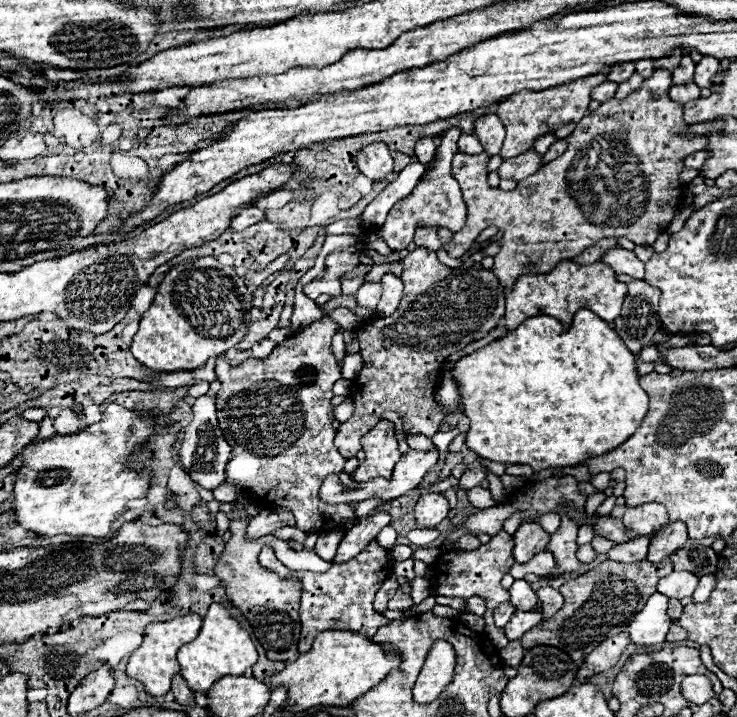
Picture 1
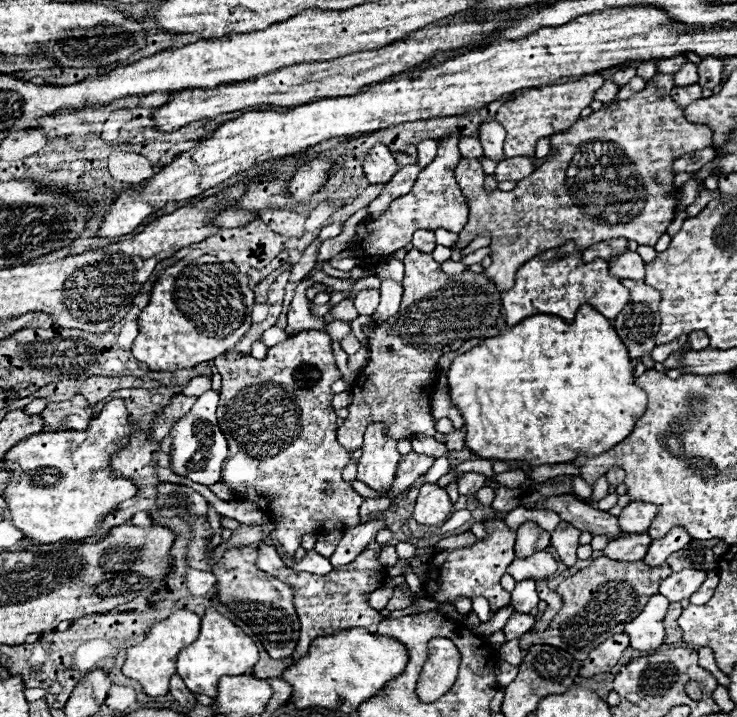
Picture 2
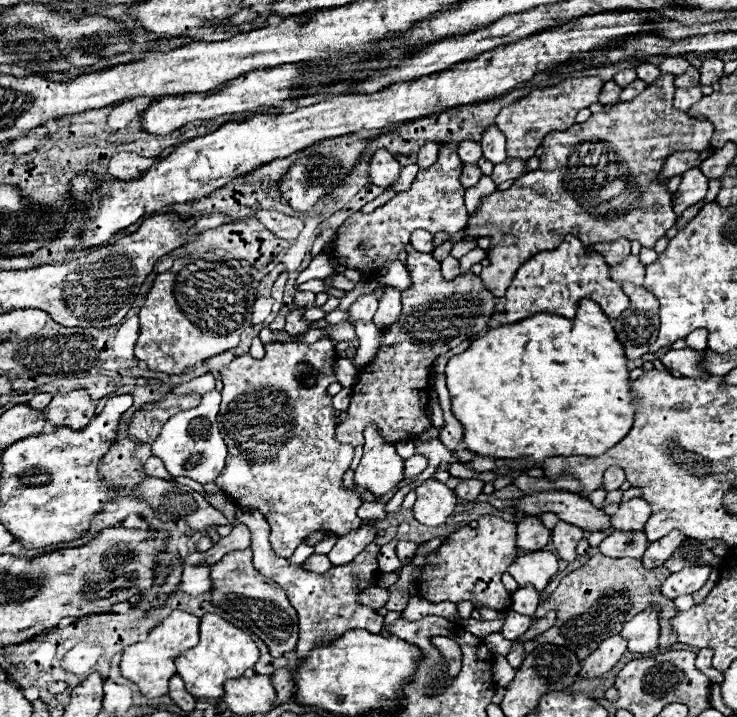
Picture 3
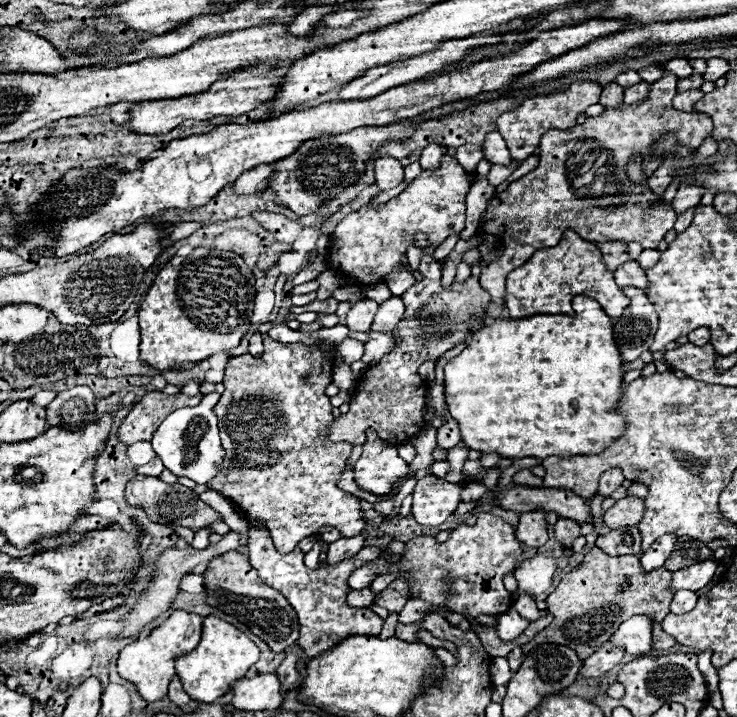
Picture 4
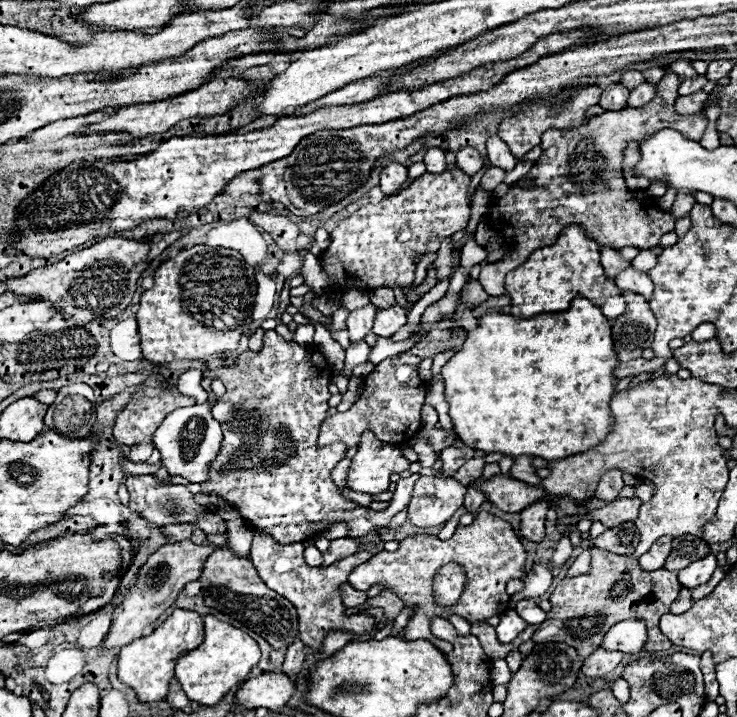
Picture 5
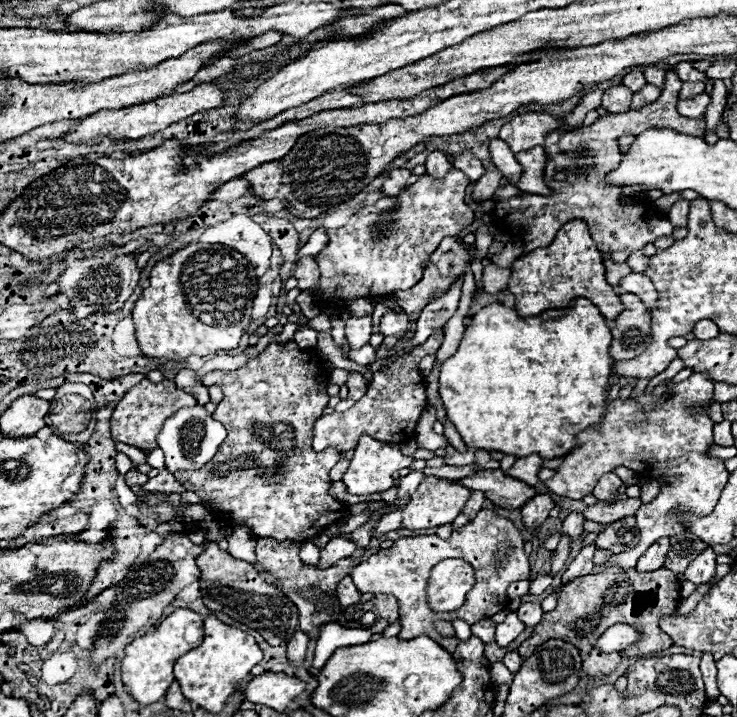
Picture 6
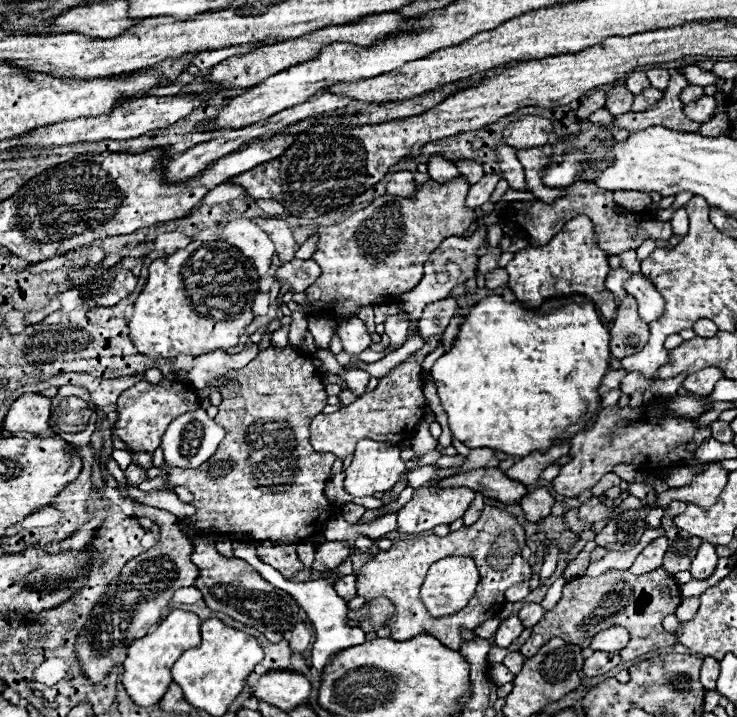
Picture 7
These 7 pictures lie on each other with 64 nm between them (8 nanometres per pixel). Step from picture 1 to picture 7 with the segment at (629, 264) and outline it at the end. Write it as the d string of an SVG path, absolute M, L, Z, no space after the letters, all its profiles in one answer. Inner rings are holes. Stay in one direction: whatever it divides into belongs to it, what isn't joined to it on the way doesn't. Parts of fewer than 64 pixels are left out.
M632 276L624 288L630 296L638 300L638 312L644 322L650 324L664 314L664 306L666 306L664 298L652 286L650 280L644 280L644 276Z

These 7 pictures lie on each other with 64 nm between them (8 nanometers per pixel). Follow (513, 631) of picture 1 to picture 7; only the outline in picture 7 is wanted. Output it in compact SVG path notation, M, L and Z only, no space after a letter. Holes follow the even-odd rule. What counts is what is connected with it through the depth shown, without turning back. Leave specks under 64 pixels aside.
M510 616L510 618L506 618L506 620L500 624L500 628L498 628L496 636L494 636L496 646L500 646L500 648L508 648L508 646L520 636L522 630L524 630L524 626L522 626L522 622L518 620L518 616Z

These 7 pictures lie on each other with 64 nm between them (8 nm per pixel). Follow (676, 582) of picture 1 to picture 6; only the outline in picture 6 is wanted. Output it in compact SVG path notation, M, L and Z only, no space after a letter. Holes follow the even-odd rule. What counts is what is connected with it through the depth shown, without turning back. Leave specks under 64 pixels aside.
M708 546L696 556L696 560L692 560L692 564L686 568L684 574L694 584L706 584L714 576L714 570L716 570L716 554Z

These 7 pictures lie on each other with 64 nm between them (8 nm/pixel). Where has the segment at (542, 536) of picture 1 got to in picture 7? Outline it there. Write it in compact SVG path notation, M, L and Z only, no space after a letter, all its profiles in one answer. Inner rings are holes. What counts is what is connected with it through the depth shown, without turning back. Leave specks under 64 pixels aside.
M536 488L534 492L528 492L522 500L520 506L526 514L526 520L538 522L550 514L550 508L554 504L554 498L548 488Z

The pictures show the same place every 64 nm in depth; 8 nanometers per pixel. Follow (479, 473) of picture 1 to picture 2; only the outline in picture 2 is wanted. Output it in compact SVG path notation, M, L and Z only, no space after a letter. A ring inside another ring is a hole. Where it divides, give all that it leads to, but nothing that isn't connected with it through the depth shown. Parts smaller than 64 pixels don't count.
M468 472L462 478L458 478L458 492L460 492L460 496L472 496L474 498L478 488L482 488L484 484L486 484L486 476Z

